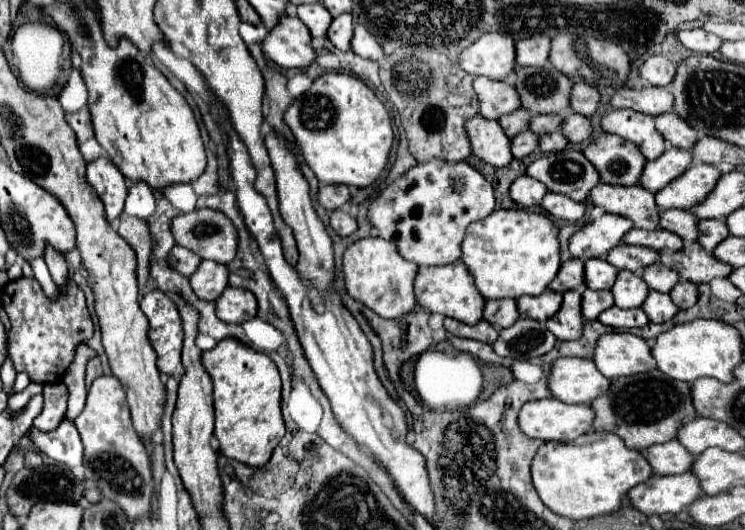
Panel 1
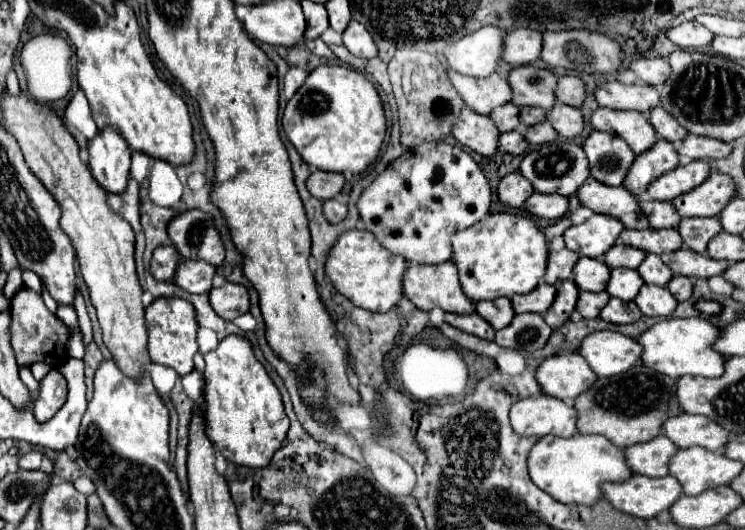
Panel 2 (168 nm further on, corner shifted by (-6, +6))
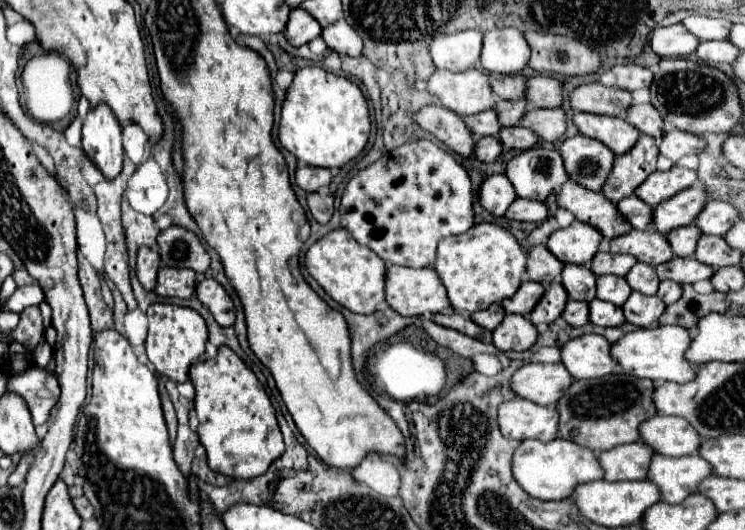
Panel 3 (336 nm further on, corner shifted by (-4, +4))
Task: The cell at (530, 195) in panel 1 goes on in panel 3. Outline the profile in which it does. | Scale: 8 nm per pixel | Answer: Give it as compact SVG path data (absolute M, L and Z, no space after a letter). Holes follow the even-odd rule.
M494 174L480 186L480 204L494 216L504 216L516 198L516 190L504 174Z

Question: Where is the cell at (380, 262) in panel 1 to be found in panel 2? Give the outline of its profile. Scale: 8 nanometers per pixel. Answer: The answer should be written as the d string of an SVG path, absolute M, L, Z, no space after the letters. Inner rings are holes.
M348 230L342 232L326 258L326 278L332 286L346 296L354 306L372 310L372 312L388 312L402 298L402 276L406 270L406 260L402 256L394 256L368 230Z

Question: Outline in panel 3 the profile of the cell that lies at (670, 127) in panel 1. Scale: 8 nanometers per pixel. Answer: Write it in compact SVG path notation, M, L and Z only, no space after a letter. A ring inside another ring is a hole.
M632 104L628 110L626 120L636 126L642 134L648 134L656 140L660 140L666 132L666 124L664 118L658 114L658 110L652 104Z

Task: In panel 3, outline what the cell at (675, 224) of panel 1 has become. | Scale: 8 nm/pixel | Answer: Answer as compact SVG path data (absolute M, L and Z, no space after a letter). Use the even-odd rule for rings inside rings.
M638 196L632 198L624 198L622 202L616 204L620 214L636 228L636 230L648 230L652 226L654 220L654 210L642 202Z

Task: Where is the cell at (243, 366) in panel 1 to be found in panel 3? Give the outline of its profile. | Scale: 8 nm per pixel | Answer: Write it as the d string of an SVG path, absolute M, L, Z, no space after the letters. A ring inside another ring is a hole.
M220 346L216 358L196 362L190 368L190 380L196 386L194 408L200 420L198 436L208 454L212 470L232 478L254 478L284 452L282 432L276 422L274 406L246 364L228 346Z

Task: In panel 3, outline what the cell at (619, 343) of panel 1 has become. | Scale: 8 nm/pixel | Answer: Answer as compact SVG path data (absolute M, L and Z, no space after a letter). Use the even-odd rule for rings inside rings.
M586 334L562 346L562 364L574 380L590 380L614 374L618 362L610 354L612 344L600 334Z

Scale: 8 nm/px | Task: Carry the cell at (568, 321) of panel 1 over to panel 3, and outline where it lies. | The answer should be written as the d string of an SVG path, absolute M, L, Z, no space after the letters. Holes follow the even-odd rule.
M554 282L542 296L542 300L538 302L538 306L532 310L530 314L530 322L534 322L534 326L538 324L552 324L562 312L564 306L568 302L568 294L562 288L562 284Z

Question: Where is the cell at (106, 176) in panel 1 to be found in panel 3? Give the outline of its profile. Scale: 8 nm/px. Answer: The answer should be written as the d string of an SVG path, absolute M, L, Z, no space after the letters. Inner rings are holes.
M96 106L86 116L82 148L106 180L114 180L122 172L122 128L108 106Z

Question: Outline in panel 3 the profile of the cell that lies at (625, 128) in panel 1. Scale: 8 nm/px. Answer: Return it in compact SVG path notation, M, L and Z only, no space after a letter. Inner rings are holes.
M578 112L574 114L574 124L584 136L604 142L618 156L630 152L640 138L640 132L620 116L612 118L612 116Z

